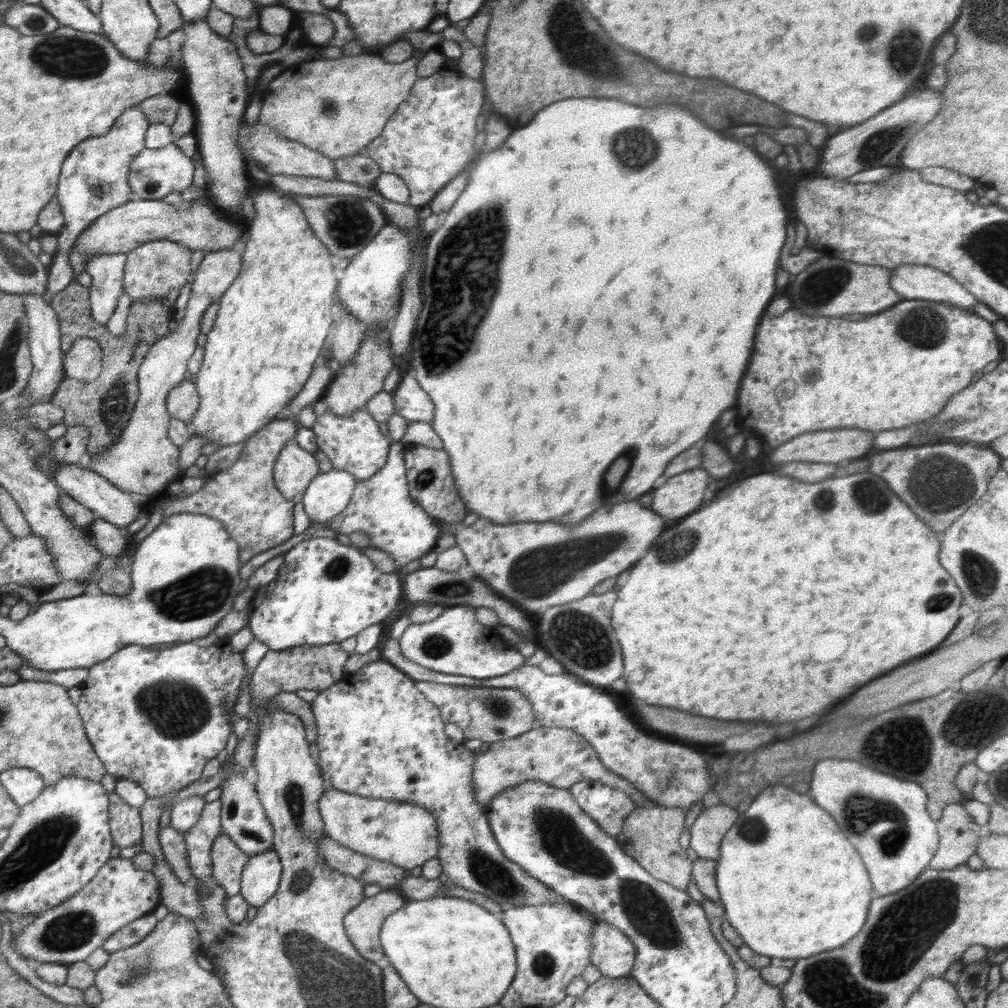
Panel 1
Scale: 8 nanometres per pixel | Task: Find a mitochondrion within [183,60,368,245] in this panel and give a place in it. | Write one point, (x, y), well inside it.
(330, 108)

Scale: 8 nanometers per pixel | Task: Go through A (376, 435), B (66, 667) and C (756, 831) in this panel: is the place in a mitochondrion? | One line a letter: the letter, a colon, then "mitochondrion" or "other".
A: other
B: other
C: mitochondrion

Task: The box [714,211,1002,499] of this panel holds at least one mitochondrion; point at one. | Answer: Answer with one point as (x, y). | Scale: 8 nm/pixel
(924, 327)

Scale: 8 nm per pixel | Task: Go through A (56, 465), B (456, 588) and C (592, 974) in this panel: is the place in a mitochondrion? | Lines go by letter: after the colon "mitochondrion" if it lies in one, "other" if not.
A: other
B: mitochondrion
C: other

